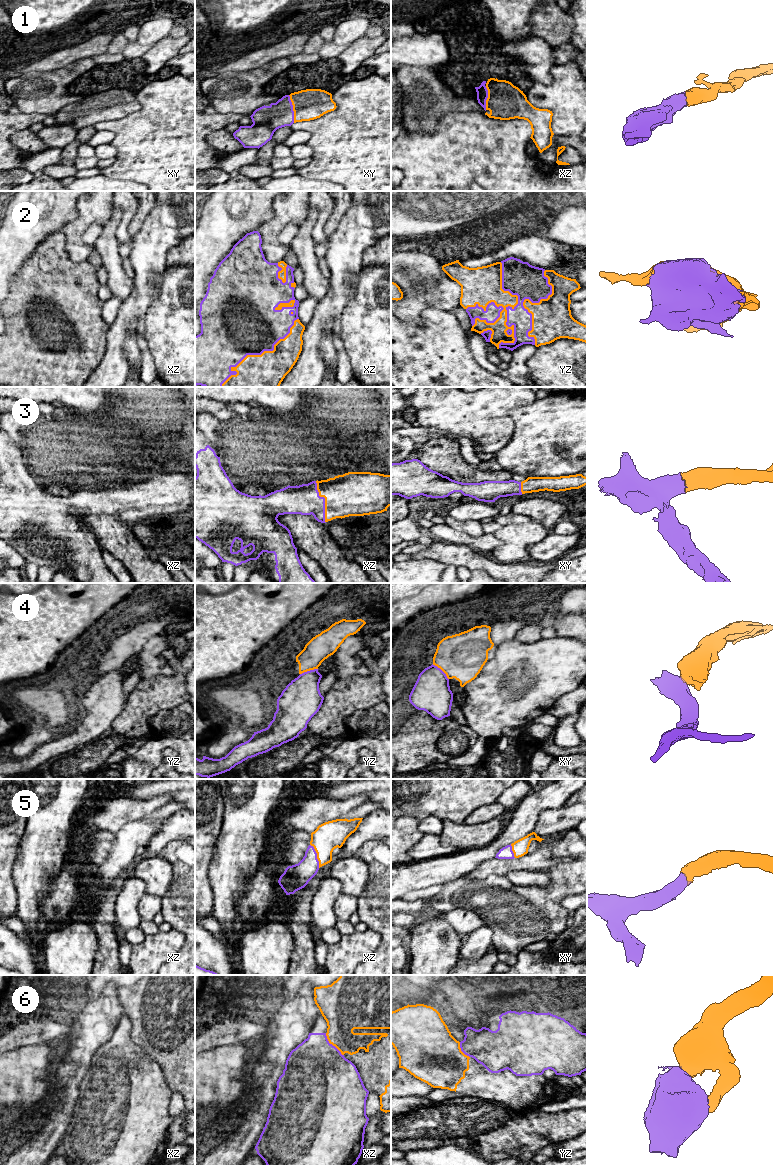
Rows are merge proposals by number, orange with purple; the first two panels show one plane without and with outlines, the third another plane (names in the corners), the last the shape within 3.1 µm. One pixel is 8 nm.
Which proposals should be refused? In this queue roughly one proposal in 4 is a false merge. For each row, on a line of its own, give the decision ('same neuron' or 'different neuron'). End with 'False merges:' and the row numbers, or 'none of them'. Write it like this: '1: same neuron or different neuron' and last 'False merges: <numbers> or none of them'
1: same neuron
2: same neuron
3: same neuron
4: different neuron
5: same neuron
6: different neuron
False merges: 4, 6

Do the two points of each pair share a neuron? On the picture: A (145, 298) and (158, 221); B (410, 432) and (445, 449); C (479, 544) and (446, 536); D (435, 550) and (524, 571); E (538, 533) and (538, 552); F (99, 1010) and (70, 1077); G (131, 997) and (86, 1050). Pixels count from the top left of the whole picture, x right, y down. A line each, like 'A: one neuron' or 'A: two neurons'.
A: one neuron
B: two neurons
C: one neuron
D: one neuron
E: two neurons
F: one neuron
G: two neurons

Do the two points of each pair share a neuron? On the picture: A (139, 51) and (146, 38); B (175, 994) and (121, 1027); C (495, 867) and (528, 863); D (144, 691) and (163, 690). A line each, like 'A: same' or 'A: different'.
A: different
B: different
C: same
D: same

